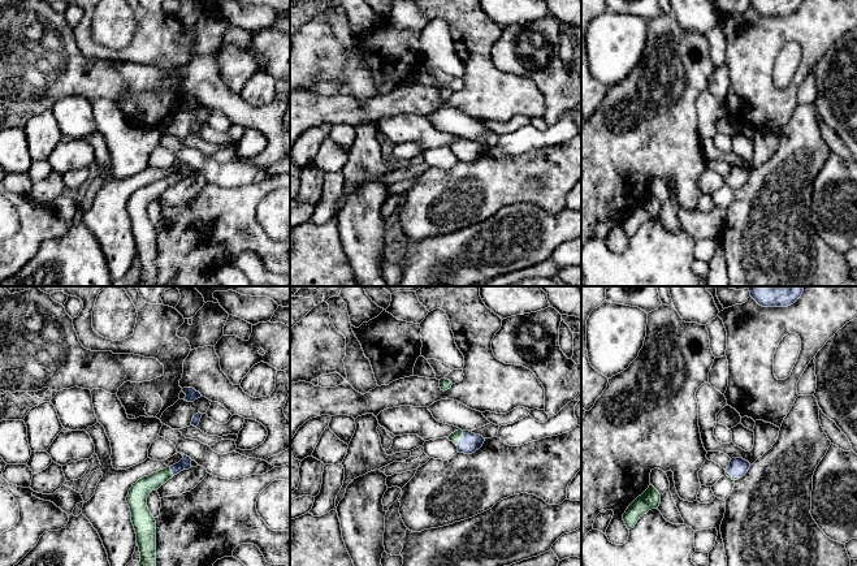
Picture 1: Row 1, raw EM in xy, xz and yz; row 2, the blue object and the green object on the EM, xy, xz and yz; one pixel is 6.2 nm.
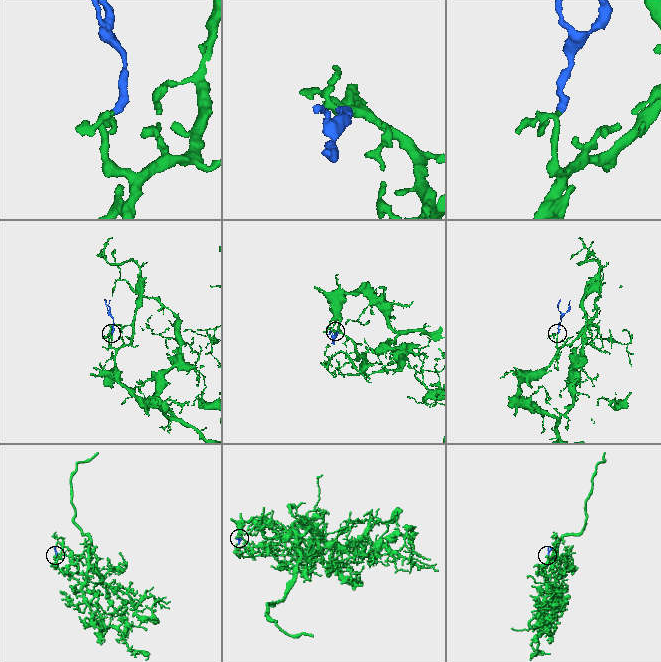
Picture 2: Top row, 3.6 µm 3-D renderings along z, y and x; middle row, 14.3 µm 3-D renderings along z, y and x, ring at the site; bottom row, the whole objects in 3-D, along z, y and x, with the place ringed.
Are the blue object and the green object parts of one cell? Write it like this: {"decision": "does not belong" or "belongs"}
{"decision": "belongs"}

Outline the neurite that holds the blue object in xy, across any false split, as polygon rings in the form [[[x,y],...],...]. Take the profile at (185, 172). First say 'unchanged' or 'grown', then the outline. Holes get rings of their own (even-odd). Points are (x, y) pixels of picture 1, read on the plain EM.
grown; [[[182,164],[178,172],[139,187],[126,206],[140,262],[139,286],[156,286],[156,229],[148,219],[147,206],[174,183],[191,177],[192,168]]]

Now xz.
grown; [[[458,138],[447,146],[458,155],[459,161],[472,163],[479,159],[485,147],[480,143],[475,143],[469,139]]]

